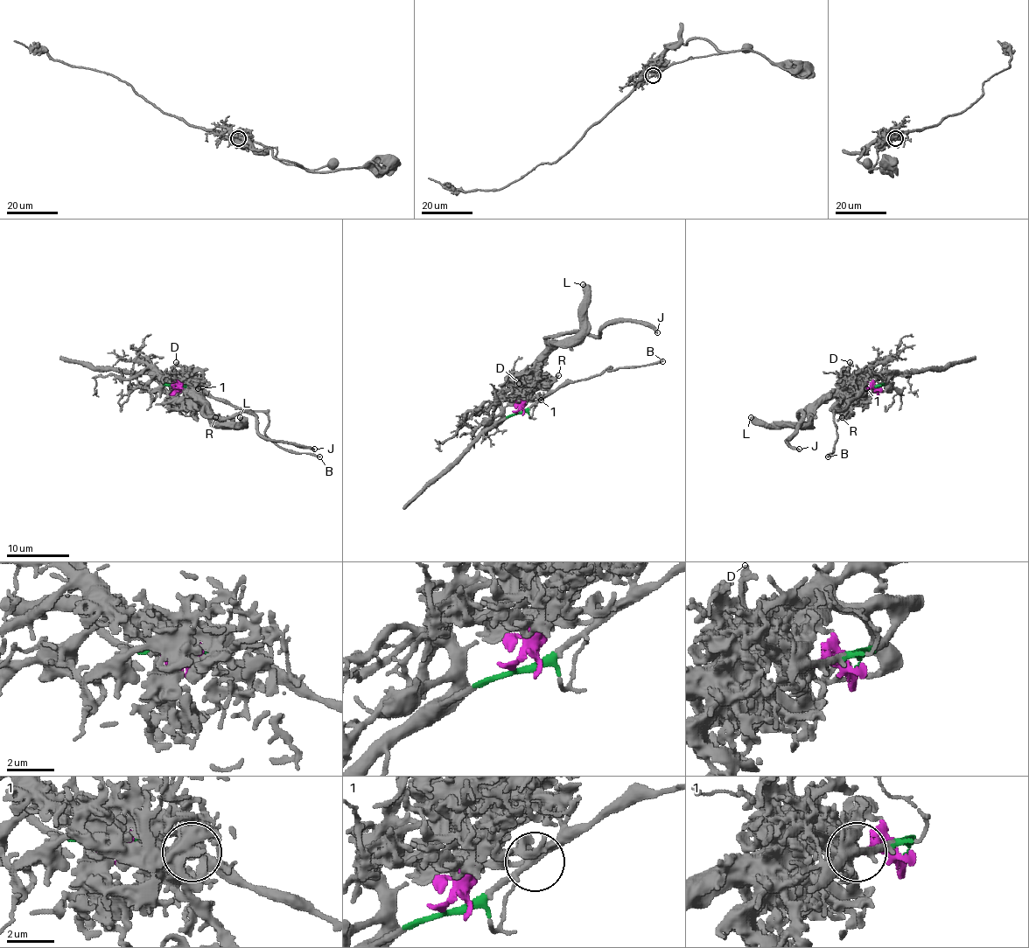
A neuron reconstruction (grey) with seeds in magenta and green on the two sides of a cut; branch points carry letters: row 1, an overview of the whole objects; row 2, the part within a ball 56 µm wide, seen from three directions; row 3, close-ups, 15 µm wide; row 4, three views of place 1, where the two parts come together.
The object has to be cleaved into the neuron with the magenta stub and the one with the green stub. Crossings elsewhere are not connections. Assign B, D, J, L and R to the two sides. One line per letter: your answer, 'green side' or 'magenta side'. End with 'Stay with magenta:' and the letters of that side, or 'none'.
B: green side
D: magenta side
J: magenta side
L: magenta side
R: magenta side
Stay with magenta: D, J, L, R

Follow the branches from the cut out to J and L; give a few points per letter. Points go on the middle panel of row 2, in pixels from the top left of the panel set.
J: (517, 412), (533, 389), (550, 336), (598, 334), (619, 322), (646, 323), (656, 332)
L: (517, 412), (519, 404), (533, 389), (538, 364), (563, 342), (572, 338), (580, 330), (583, 284)

